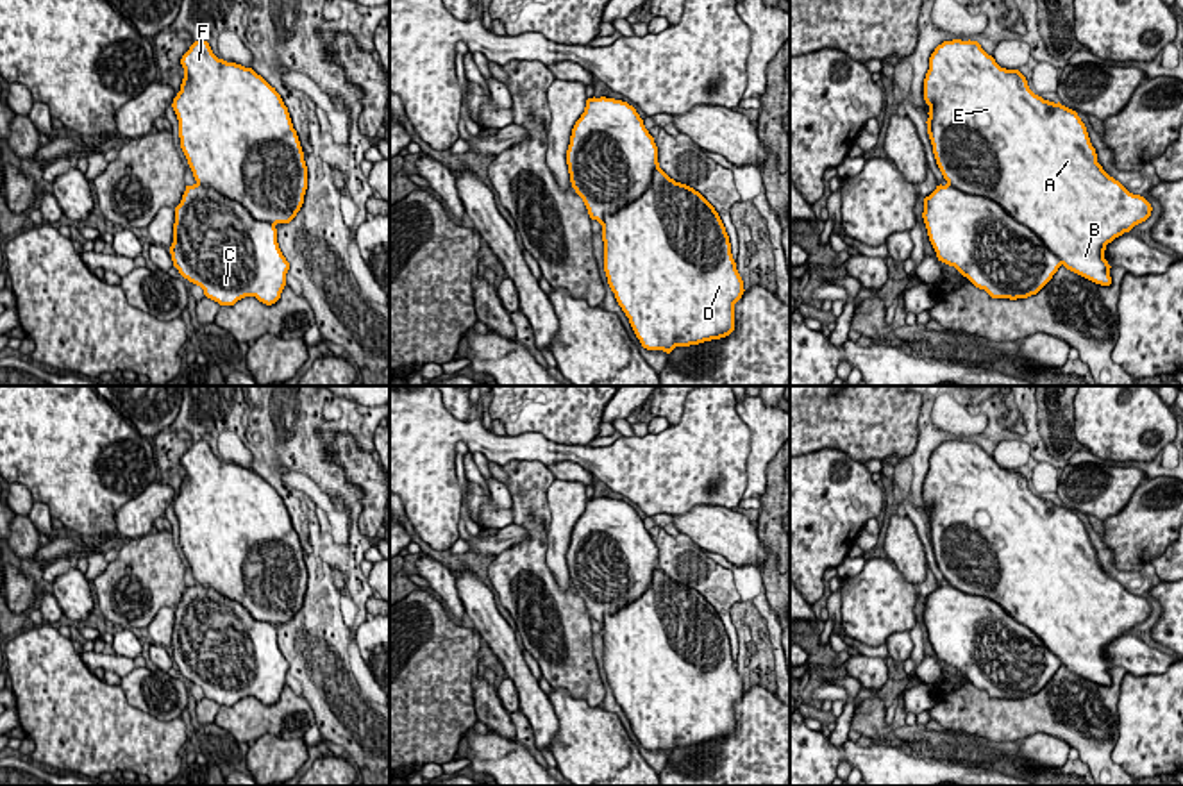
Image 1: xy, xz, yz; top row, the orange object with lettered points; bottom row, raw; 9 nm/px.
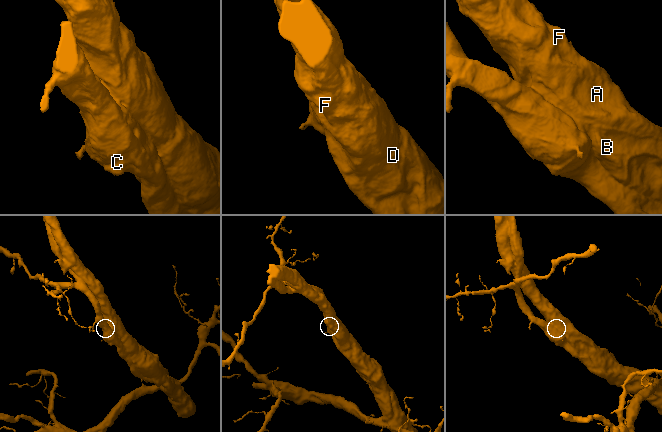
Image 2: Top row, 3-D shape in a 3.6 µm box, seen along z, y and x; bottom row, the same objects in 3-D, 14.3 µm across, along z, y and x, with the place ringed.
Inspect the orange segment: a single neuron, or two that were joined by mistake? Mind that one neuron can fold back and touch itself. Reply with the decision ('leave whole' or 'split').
leave whole

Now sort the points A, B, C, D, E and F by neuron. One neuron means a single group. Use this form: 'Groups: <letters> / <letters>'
Groups: A B C D E F

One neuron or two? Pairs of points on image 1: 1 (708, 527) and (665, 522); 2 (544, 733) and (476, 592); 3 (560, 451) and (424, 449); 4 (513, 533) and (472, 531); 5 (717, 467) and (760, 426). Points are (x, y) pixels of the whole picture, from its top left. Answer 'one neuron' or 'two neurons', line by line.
1: two neurons
2: one neuron
3: one neuron
4: one neuron
5: two neurons

